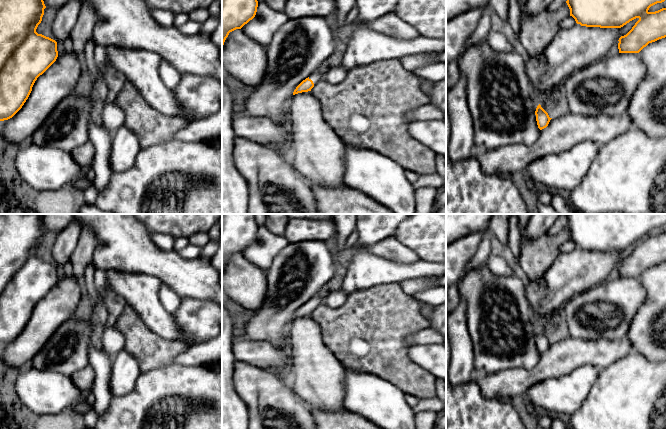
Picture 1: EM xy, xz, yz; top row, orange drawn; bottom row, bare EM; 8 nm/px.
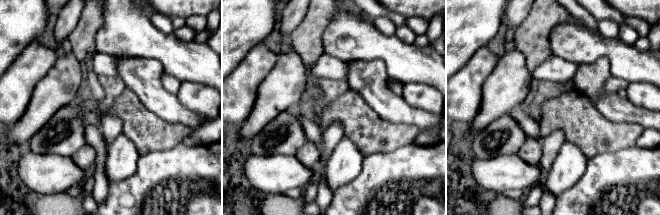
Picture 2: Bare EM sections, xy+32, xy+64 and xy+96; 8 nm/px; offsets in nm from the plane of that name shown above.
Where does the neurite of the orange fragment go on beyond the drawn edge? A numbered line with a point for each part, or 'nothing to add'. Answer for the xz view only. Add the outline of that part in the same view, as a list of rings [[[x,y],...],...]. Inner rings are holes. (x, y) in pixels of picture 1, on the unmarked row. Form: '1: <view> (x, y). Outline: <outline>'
1: xz (316, 301). Outline: [[[318,294],[316,296],[314,296],[313,298],[311,298],[309,300],[309,303],[311,303],[314,307],[314,309],[316,309],[318,306],[320,306],[321,304],[324,303],[324,298],[320,297]]]

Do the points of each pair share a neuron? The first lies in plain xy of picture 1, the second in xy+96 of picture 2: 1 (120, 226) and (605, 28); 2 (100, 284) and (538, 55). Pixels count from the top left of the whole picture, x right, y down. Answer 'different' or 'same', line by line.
1: different
2: different

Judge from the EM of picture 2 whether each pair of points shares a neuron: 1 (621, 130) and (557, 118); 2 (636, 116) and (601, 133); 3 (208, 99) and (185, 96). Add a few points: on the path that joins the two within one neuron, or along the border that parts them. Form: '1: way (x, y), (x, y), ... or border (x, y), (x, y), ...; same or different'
1: way (605, 130), (589, 130), (577, 118), (573, 118); same
2: border (602, 114), (613, 121), (637, 123), (644, 129); different
3: way (202, 99), (191, 96); same

